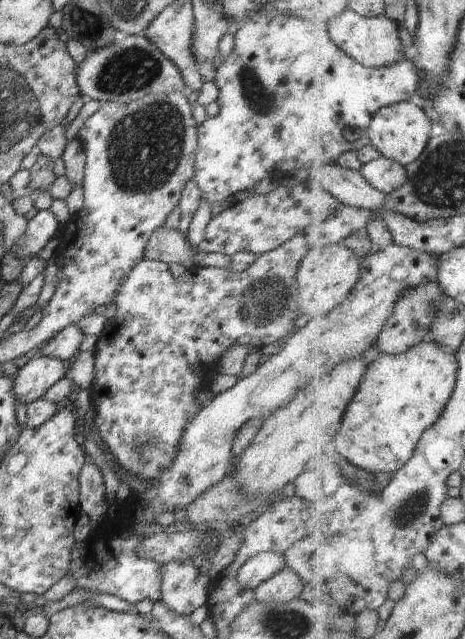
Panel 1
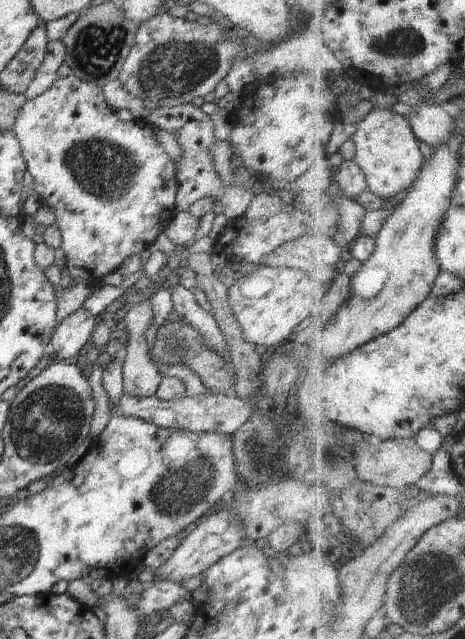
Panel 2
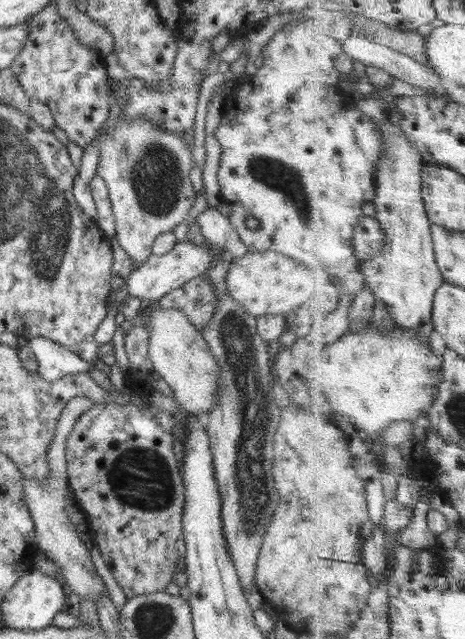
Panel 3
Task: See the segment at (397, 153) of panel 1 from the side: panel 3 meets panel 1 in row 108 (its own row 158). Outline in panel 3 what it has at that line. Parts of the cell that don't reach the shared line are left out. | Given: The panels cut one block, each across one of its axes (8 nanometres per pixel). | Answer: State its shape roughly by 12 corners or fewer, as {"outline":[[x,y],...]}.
{"outline":[[369,66],[359,109],[386,134],[368,285],[430,343],[438,289],[427,162],[402,132],[396,76]]}

